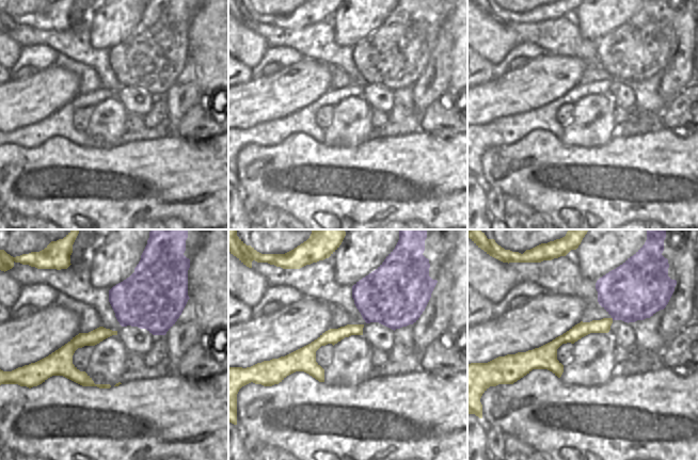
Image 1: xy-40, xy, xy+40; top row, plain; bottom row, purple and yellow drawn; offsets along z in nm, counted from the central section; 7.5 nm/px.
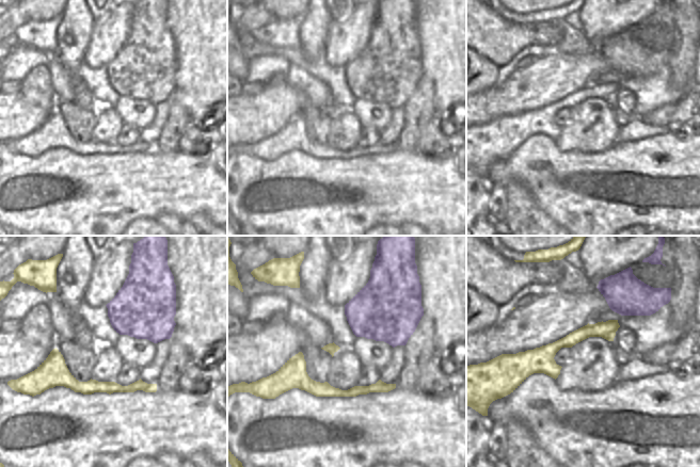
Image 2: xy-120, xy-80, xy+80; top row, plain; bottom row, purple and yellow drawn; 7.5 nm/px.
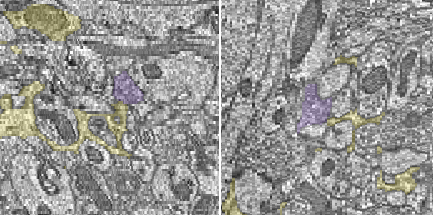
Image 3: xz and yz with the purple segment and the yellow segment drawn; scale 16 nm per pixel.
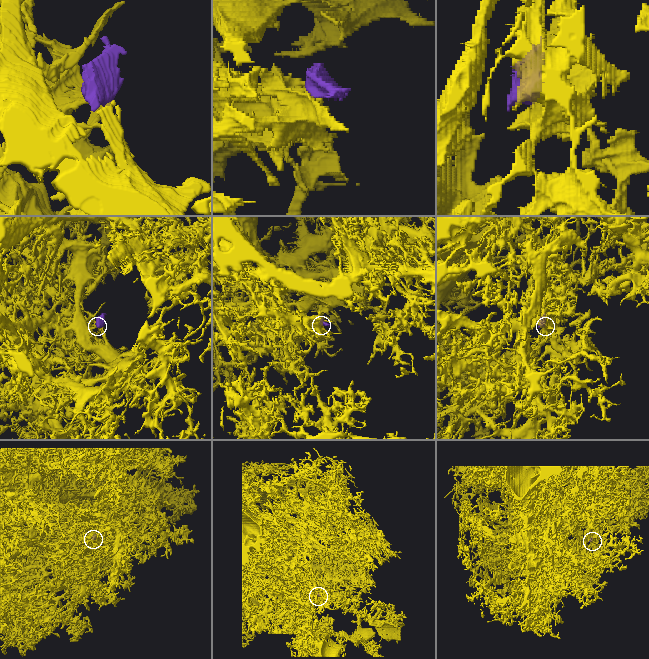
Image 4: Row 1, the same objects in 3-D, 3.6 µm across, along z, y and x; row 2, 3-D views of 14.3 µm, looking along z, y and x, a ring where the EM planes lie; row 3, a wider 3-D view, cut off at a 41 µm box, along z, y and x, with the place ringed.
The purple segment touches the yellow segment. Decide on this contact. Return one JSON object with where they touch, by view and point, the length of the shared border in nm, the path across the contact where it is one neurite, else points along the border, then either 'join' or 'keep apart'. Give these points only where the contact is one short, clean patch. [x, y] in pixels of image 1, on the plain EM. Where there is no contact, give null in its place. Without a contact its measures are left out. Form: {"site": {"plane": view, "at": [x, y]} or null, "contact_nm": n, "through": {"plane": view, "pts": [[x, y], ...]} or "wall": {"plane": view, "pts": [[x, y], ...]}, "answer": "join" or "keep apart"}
{"site": {"plane": "xy+40", "at": [612, 78]}, "contact_nm": 30, "wall": {"plane": "xy+40", "pts": [[612, 78], [613, 80]]}, "answer": "keep apart"}

